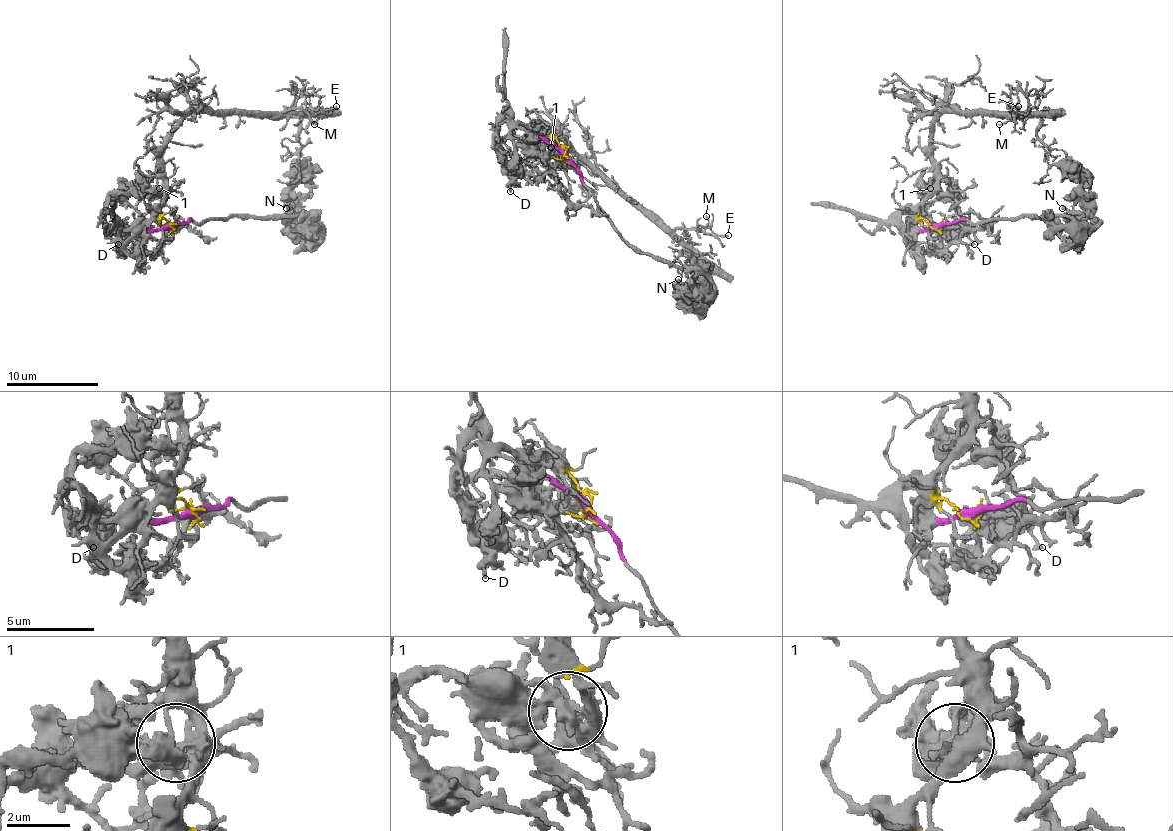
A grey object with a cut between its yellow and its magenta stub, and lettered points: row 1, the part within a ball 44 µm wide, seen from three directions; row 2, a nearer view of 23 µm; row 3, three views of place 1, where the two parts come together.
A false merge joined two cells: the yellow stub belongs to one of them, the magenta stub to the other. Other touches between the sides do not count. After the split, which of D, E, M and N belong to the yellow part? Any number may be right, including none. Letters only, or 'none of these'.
E, M

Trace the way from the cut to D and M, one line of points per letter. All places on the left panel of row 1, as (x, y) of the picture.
D: (171, 226), (122, 228), (111, 212), (106, 214), (106, 228), (118, 228), (118, 244)
M: (171, 226), (161, 214), (159, 145), (187, 116), (302, 109), (313, 125)

